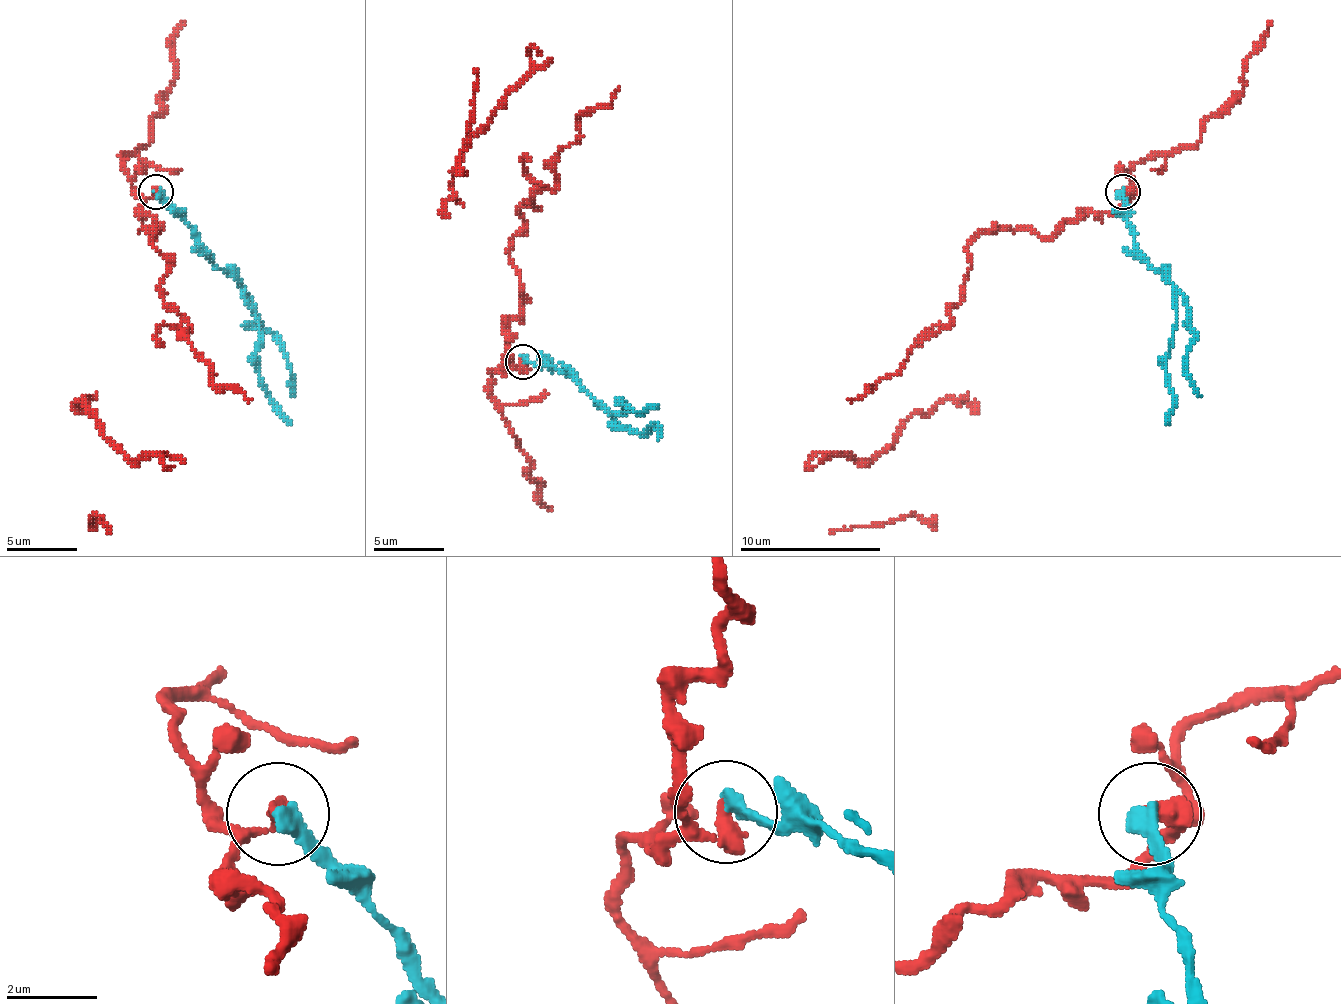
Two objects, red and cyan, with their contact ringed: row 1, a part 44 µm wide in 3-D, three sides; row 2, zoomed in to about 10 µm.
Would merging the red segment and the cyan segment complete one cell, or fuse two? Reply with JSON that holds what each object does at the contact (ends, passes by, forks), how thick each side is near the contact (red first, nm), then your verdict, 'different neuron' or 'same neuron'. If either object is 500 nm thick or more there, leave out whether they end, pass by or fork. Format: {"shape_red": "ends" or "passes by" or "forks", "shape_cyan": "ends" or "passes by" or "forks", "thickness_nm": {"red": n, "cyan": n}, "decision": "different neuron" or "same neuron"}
{"shape_red": "ends", "shape_cyan": "ends", "thickness_nm": {"red": 440, "cyan": 360}, "decision": "different neuron"}

